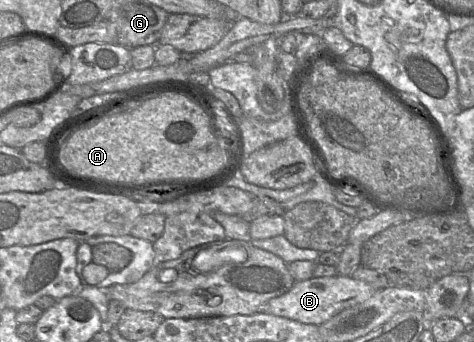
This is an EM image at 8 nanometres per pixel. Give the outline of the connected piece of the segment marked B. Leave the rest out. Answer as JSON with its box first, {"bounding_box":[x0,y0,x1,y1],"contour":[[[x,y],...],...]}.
{"bounding_box":[260,276,376,326],"contour":[[[347,276],[312,277],[308,280],[296,281],[285,294],[272,298],[265,303],[260,312],[319,326],[342,310],[366,301],[375,292],[376,289],[367,282]]]}

